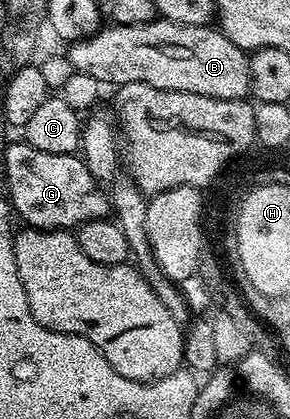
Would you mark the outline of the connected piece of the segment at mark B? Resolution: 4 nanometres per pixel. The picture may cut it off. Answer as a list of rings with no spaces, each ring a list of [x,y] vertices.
[[[155,19],[143,25],[107,24],[90,37],[73,42],[68,56],[77,72],[92,75],[107,86],[117,87],[128,83],[148,83],[164,91],[180,91],[192,95],[204,95],[212,99],[241,101],[251,96],[250,58],[247,50],[241,49],[213,24],[185,25]]]

